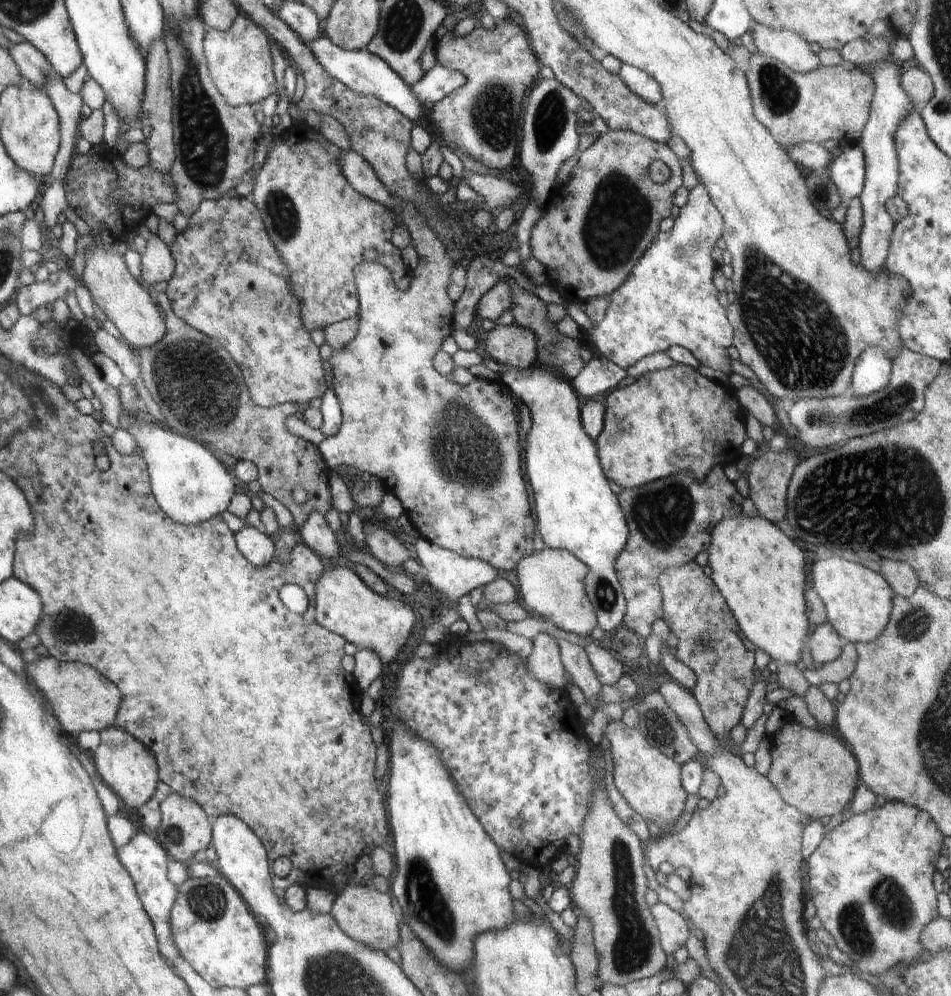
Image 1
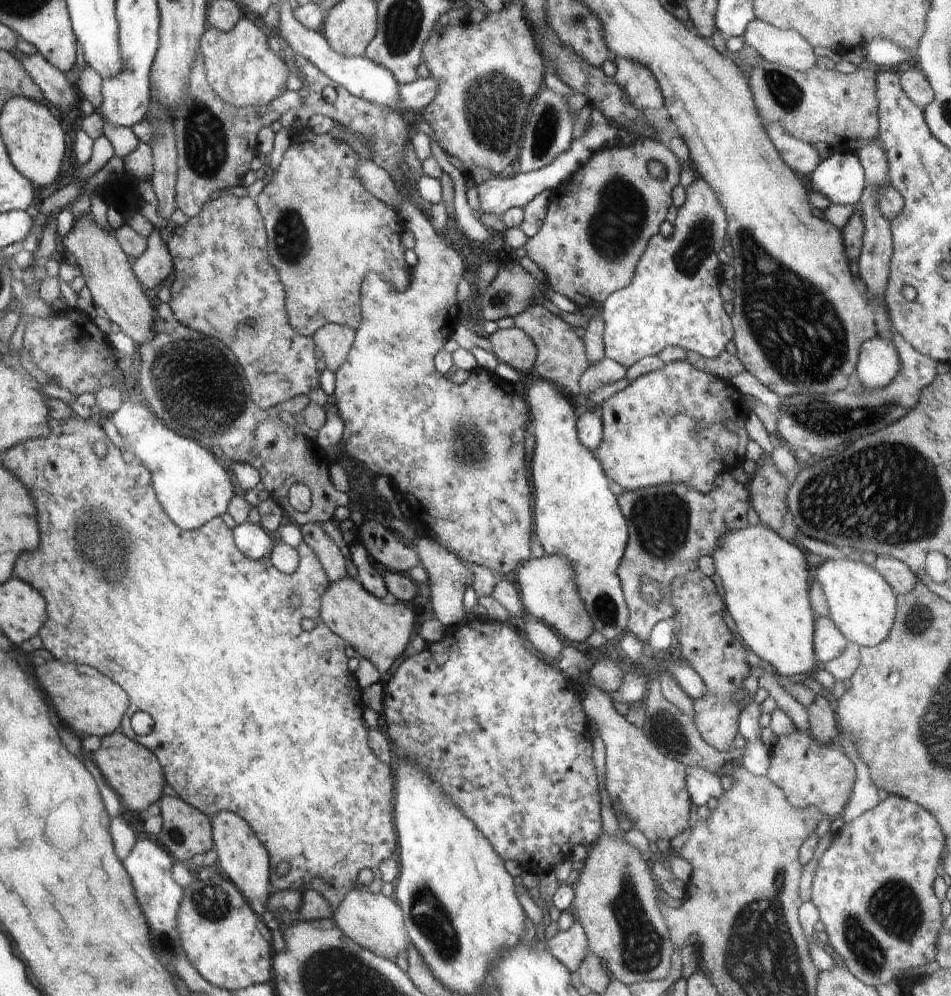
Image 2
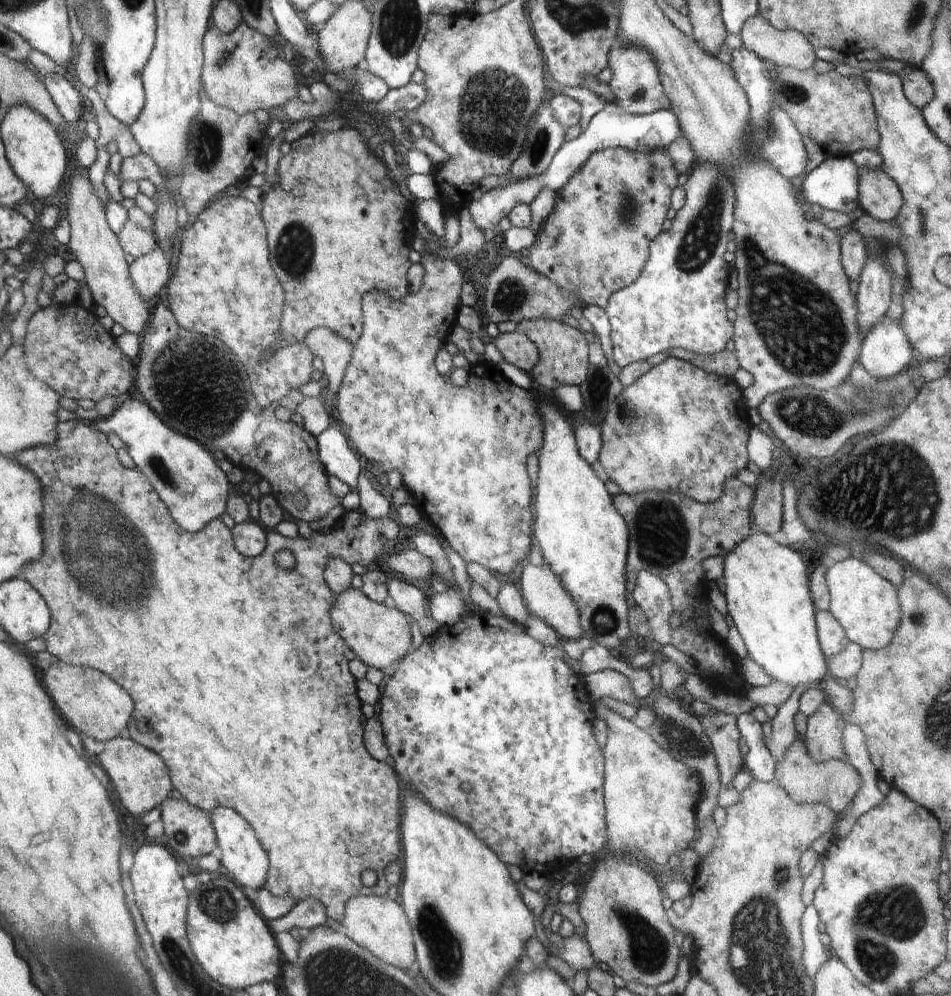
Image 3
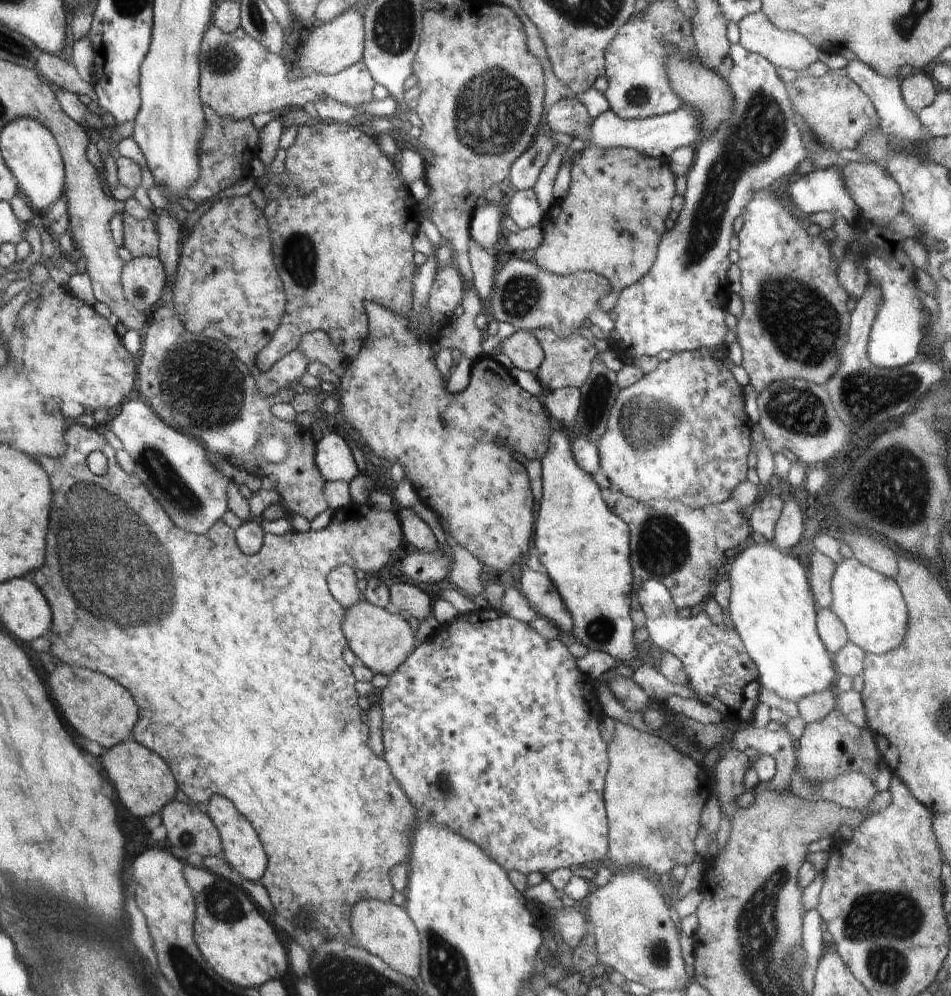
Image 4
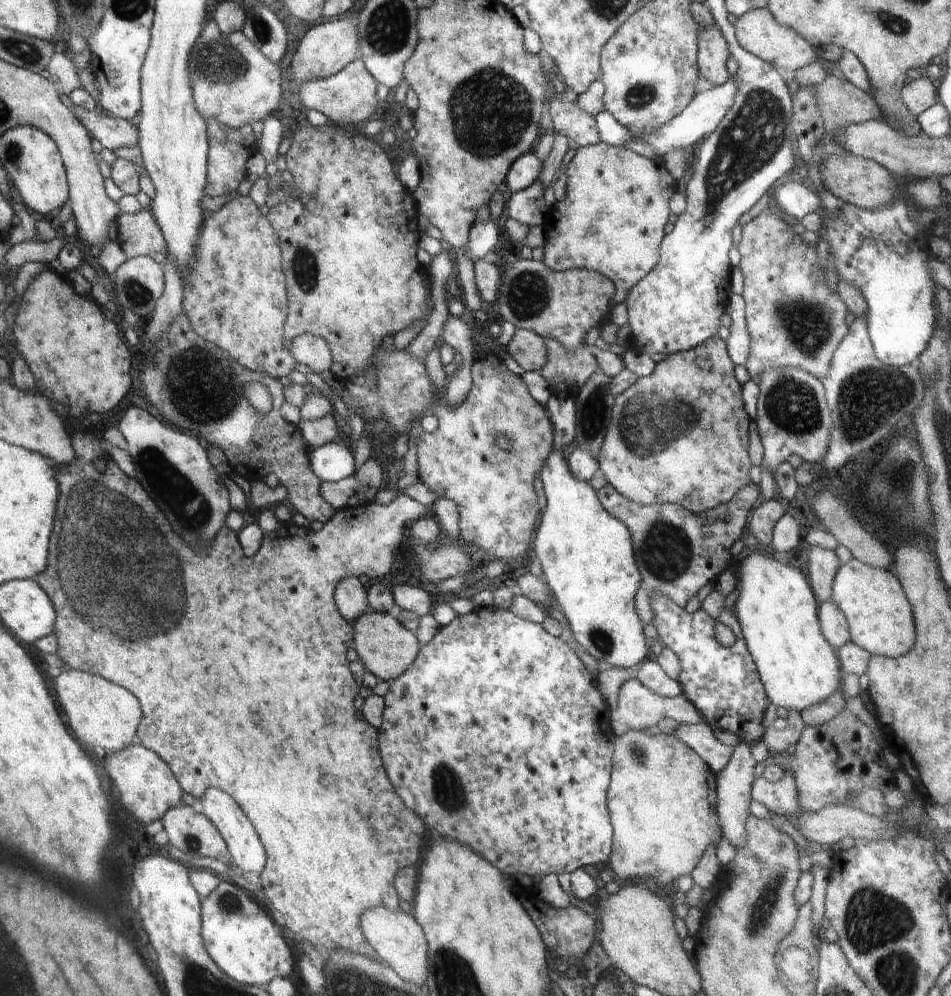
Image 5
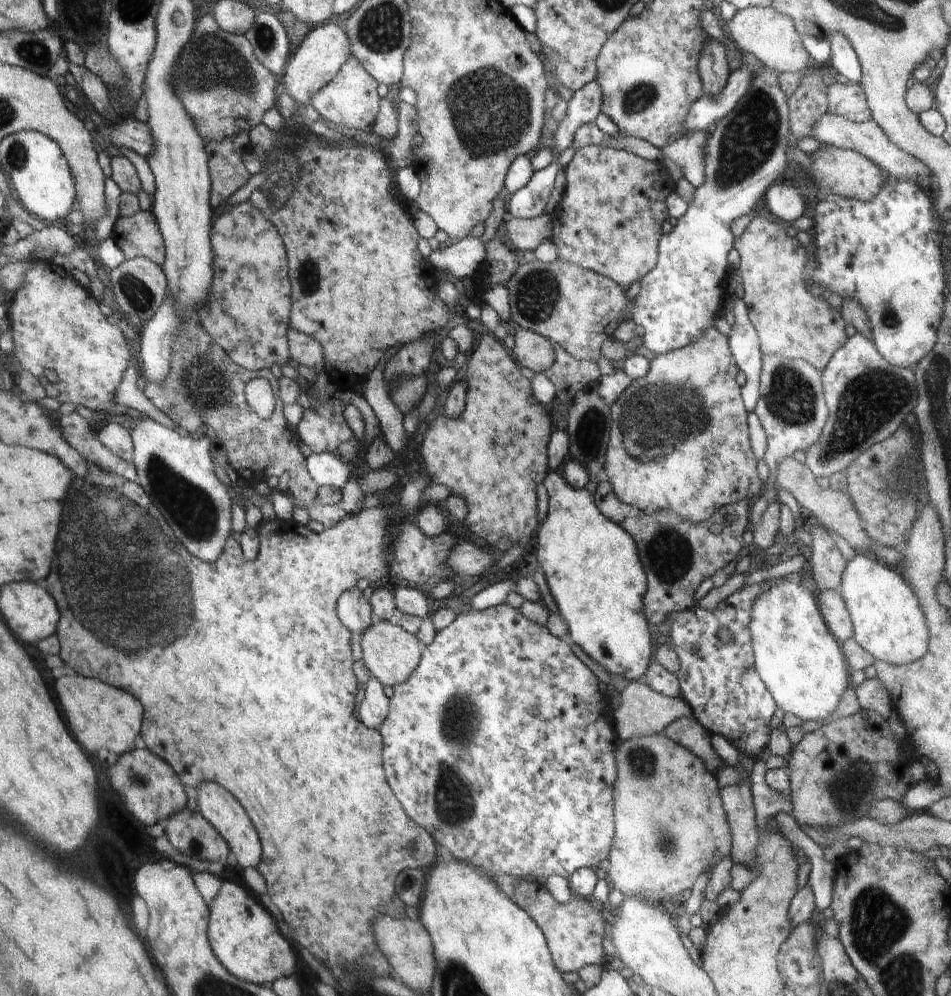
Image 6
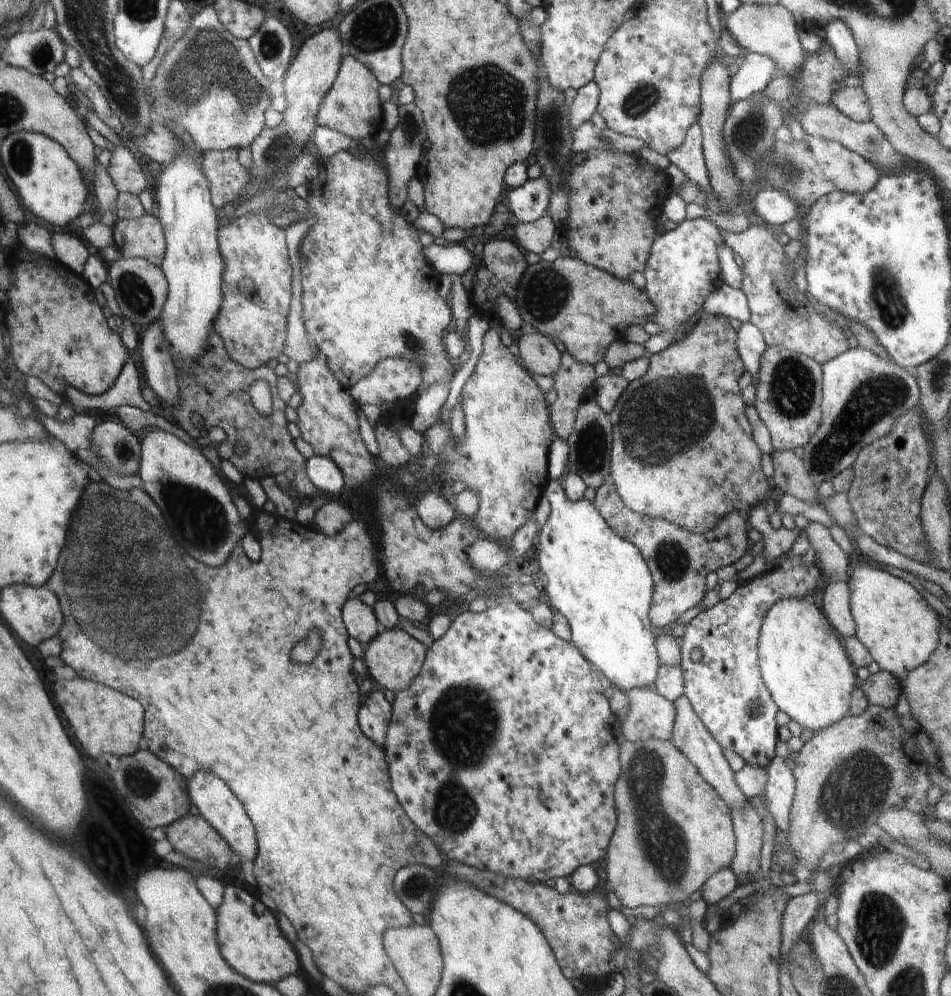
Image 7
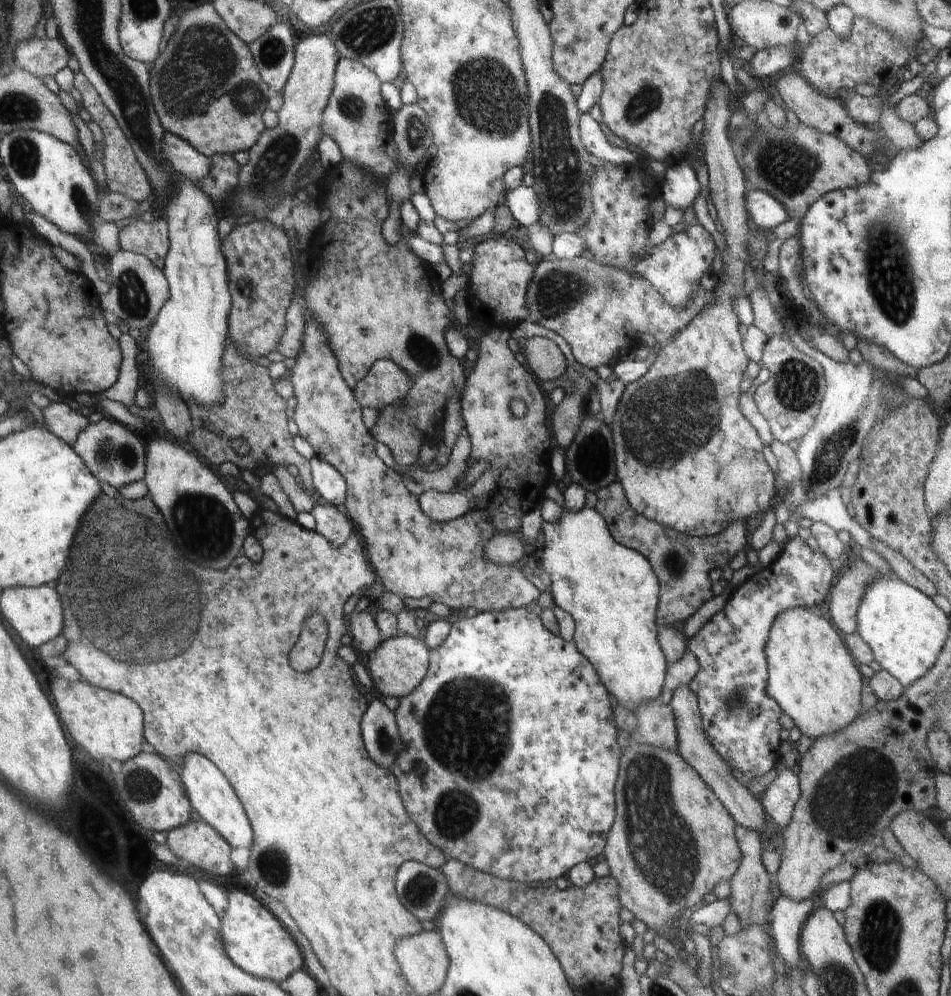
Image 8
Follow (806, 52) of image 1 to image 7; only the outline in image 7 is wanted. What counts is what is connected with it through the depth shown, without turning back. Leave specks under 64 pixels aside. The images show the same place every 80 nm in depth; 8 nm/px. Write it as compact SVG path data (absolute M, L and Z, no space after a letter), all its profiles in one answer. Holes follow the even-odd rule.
M742 3L736 10L724 15L723 26L746 51L772 57L777 62L779 74L797 76L806 54L798 38L794 15L784 5Z

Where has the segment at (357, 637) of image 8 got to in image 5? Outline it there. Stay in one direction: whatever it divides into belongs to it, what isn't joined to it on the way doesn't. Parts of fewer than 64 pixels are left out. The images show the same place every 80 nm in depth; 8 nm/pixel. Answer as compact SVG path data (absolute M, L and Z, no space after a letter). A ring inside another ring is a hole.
M348 576L336 584L333 600L342 618L350 625L358 616L370 610L367 603L367 590L356 576Z

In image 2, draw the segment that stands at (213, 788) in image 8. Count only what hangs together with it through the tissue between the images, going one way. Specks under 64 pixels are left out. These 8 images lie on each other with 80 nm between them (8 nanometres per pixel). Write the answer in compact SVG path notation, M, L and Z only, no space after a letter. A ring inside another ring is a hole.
M232 812L216 813L213 815L212 822L215 829L215 851L218 855L217 860L222 866L222 873L232 879L232 882L243 891L249 901L256 904L260 900L266 906L268 895L272 892L269 881L270 858L268 858L266 848L258 842L258 838L254 836L254 832L246 824L246 820L240 818L238 814L232 814Z

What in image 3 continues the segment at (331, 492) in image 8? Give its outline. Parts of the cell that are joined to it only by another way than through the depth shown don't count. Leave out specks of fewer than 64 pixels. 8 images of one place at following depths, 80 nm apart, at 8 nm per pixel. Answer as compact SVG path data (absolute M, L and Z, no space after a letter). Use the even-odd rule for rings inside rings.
M334 423L316 437L320 460L328 475L334 475L350 487L341 505L344 510L357 510L360 505L358 494L359 474L364 470L360 458L348 445L348 438L343 429Z

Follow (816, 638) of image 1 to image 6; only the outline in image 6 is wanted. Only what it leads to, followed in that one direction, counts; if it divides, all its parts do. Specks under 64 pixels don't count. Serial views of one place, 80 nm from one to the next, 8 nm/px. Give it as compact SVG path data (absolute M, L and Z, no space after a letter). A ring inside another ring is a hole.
M838 589L821 592L817 608L828 632L839 644L853 638L852 622Z

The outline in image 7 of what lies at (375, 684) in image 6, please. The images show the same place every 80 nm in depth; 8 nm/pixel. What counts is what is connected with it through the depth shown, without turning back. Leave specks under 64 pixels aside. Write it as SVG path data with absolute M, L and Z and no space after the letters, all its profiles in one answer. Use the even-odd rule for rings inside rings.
M384 690L383 692L374 691L363 702L357 716L364 736L384 751L385 757L392 709L392 705L384 697Z

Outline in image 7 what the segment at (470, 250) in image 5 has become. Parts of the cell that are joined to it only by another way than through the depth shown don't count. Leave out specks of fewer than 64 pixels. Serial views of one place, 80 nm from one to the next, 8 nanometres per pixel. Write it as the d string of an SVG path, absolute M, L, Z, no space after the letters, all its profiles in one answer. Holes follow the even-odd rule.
M464 242L448 243L445 246L430 243L423 246L423 253L426 260L433 266L433 269L439 273L463 274L472 264L474 253L468 253Z

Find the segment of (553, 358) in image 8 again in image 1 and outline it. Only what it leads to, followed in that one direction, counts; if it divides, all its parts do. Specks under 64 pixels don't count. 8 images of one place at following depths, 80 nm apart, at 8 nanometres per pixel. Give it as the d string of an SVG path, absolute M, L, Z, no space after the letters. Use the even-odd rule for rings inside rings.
M513 323L496 327L487 332L483 341L487 354L502 364L525 369L537 364L537 338L531 330Z

